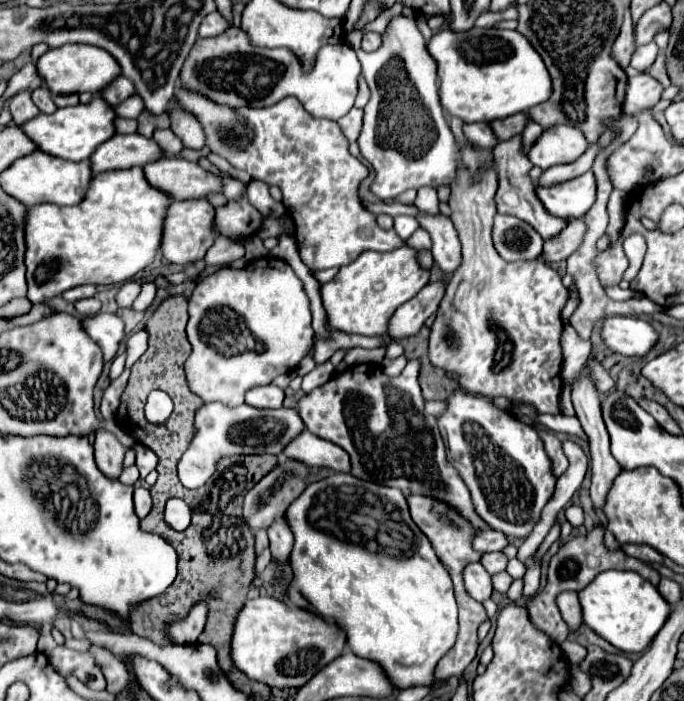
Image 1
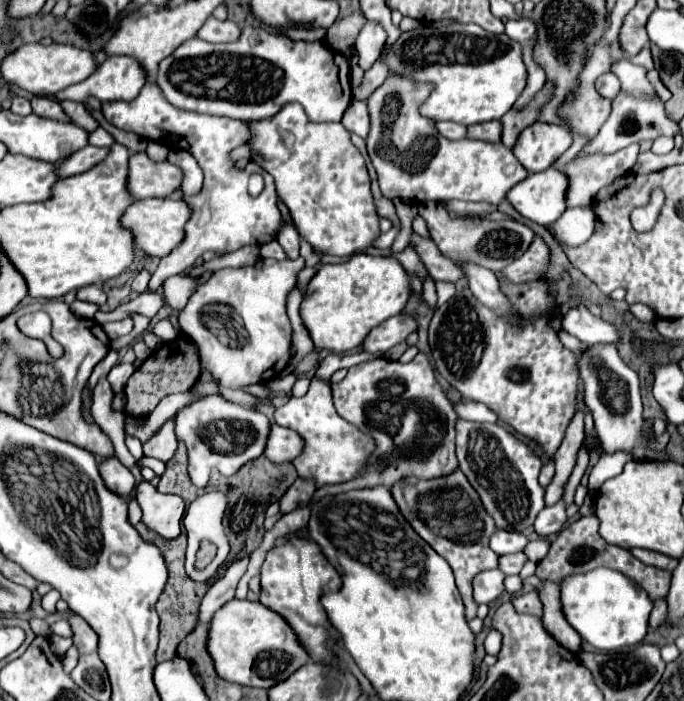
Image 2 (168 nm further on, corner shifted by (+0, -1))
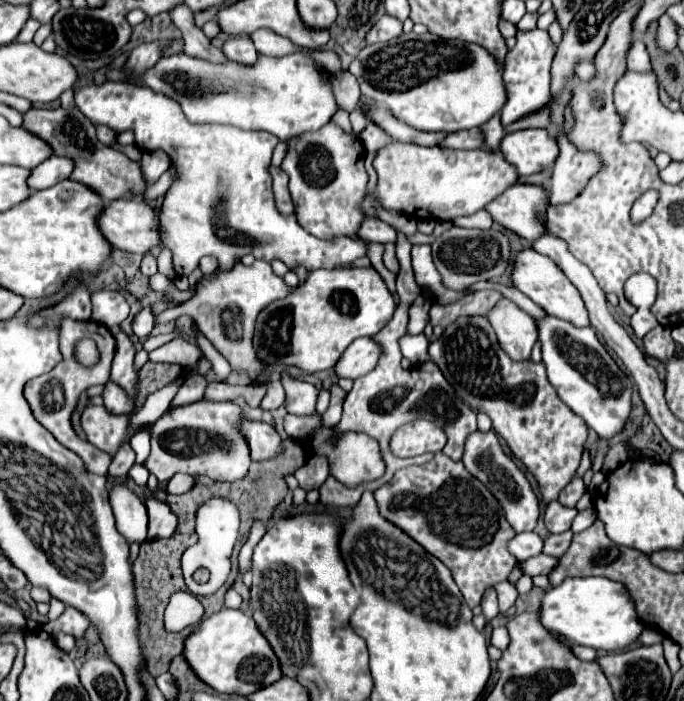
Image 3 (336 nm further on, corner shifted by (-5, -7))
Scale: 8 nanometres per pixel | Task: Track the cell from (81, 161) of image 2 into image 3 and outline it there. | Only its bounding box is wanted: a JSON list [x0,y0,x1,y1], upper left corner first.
[28,157,74,191]

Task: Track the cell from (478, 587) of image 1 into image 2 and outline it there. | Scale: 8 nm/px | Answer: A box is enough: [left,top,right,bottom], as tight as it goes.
[473,569,503,603]

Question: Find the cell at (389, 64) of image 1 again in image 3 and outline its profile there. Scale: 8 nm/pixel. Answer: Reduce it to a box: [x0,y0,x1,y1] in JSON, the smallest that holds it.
[361,143,518,221]

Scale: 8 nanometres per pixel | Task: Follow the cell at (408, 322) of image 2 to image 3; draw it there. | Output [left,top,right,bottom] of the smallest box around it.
[334,337,380,379]

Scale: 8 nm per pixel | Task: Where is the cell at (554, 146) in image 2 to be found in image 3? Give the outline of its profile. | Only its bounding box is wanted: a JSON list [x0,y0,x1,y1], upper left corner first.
[500,129,558,175]

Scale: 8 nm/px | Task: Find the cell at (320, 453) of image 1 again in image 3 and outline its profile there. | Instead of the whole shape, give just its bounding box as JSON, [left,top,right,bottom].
[238,421,282,461]

